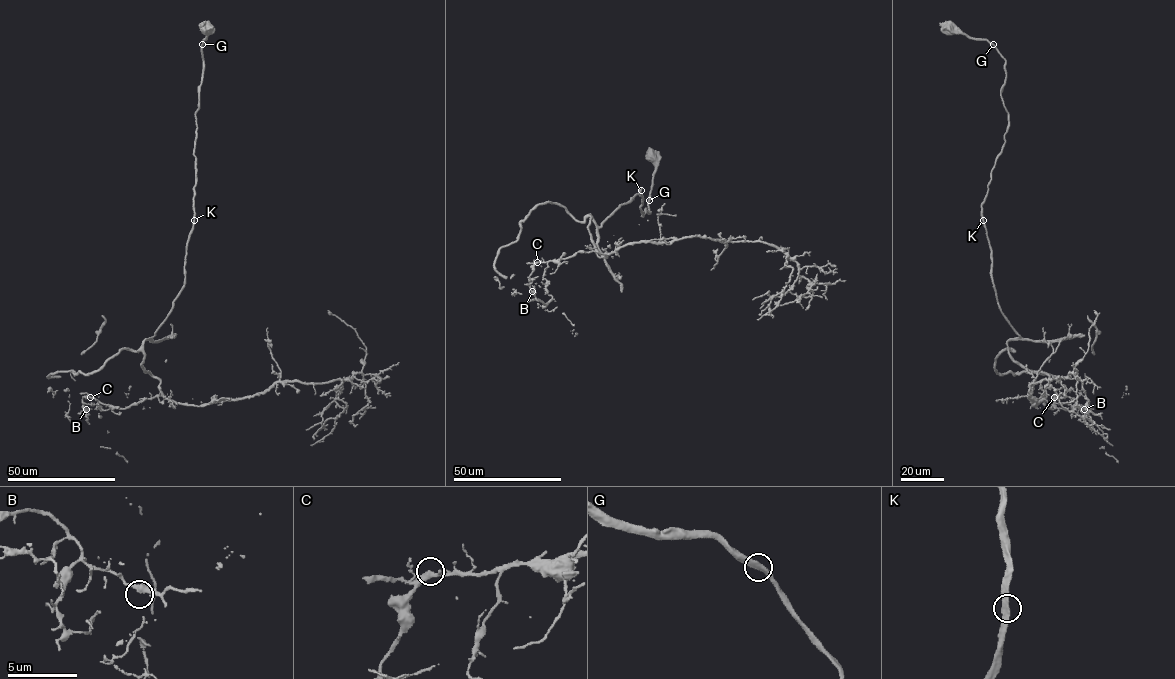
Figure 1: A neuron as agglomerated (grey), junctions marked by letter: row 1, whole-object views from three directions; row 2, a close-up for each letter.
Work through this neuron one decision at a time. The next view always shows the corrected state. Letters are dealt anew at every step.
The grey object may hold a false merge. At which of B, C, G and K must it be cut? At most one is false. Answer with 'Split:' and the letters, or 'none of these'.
Split: none of these

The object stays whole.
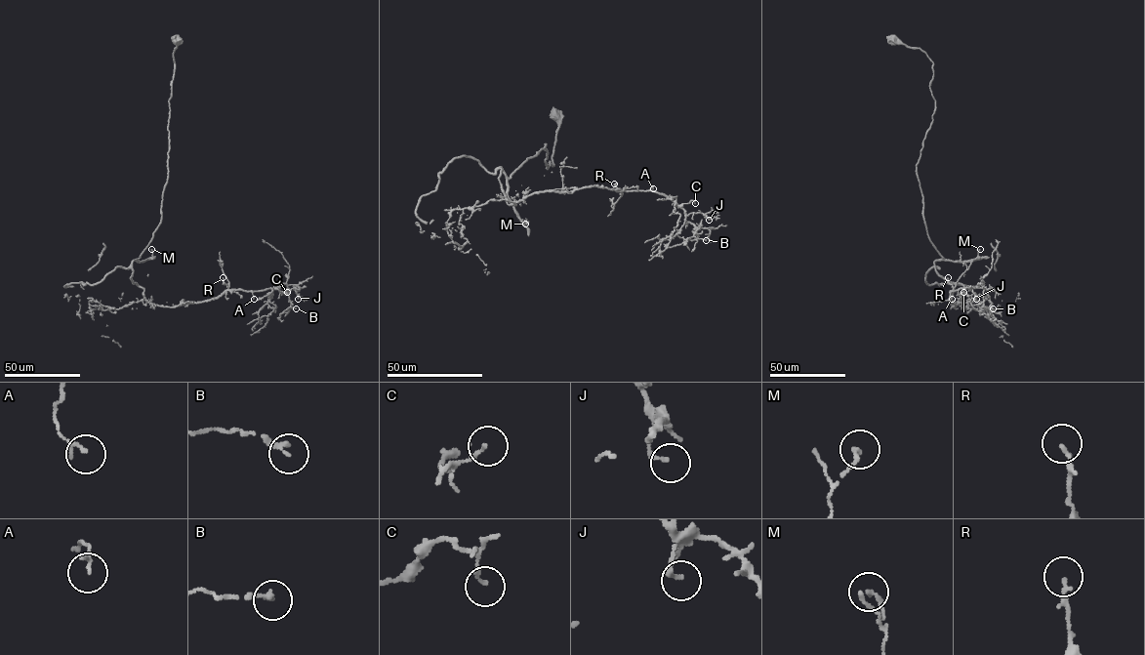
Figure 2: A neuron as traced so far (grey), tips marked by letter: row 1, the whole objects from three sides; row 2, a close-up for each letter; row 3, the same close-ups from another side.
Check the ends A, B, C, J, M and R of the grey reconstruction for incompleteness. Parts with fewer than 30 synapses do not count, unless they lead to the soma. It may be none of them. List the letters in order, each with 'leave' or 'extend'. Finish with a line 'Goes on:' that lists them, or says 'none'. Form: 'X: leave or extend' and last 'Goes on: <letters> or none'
A: leave
B: leave
C: leave
J: leave
M: leave
R: leave
Goes on: none

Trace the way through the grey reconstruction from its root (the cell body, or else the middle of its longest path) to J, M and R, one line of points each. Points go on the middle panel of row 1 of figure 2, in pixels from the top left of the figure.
J: (555, 115), (553, 166), (545, 144), (510, 178), (500, 167), (508, 204), (599, 186), (655, 190), (709, 220)
M: (555, 115), (558, 127), (553, 166), (550, 161), (547, 168), (545, 144), (508, 181), (508, 199), (525, 224)
R: (555, 115), (553, 166), (545, 144), (510, 178), (500, 167), (506, 201), (621, 191), (614, 184)

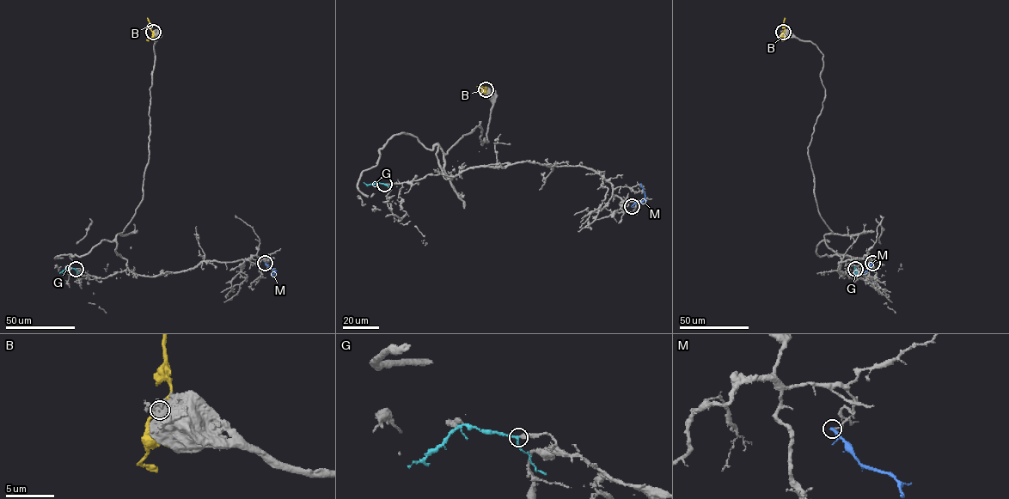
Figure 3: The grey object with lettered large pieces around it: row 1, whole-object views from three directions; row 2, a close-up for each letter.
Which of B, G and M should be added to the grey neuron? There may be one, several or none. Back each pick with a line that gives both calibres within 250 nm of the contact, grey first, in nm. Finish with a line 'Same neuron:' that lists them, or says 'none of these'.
G: 400/170 nm
Same neuron: G

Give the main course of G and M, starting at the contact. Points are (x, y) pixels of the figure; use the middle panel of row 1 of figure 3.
G: (384, 184), (363, 182)
M: (632, 206), (645, 198), (640, 184)

